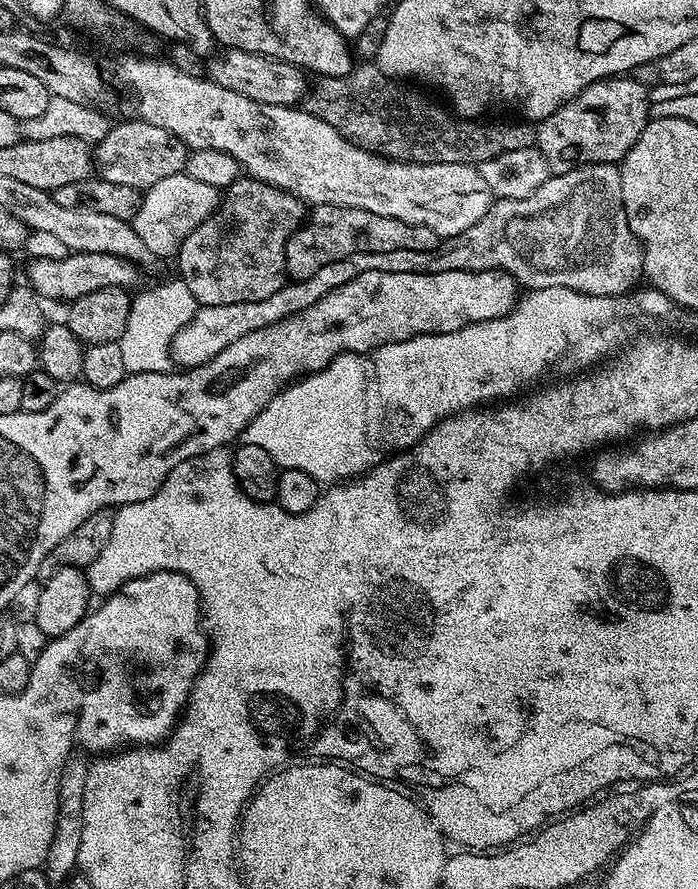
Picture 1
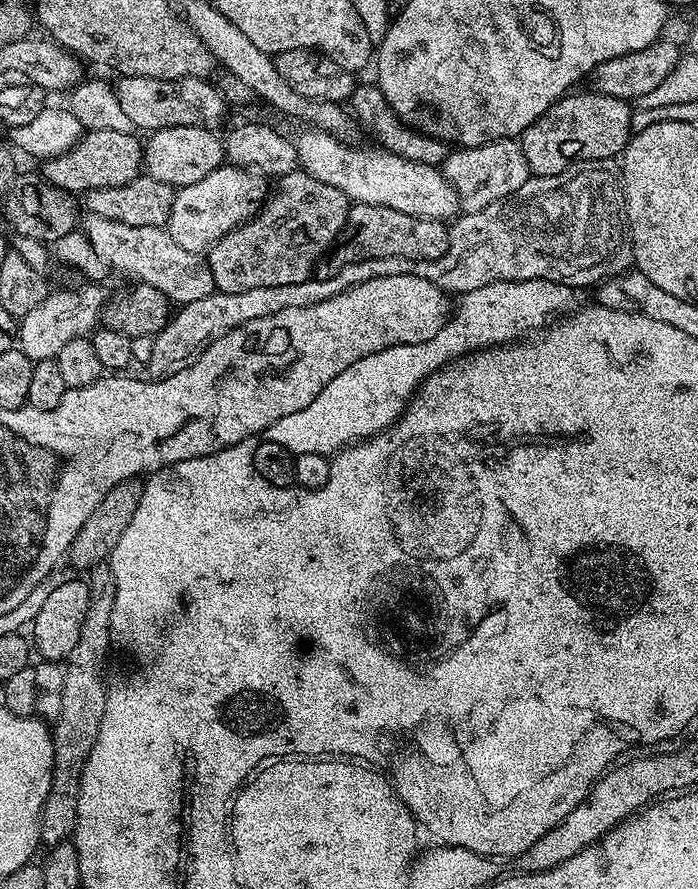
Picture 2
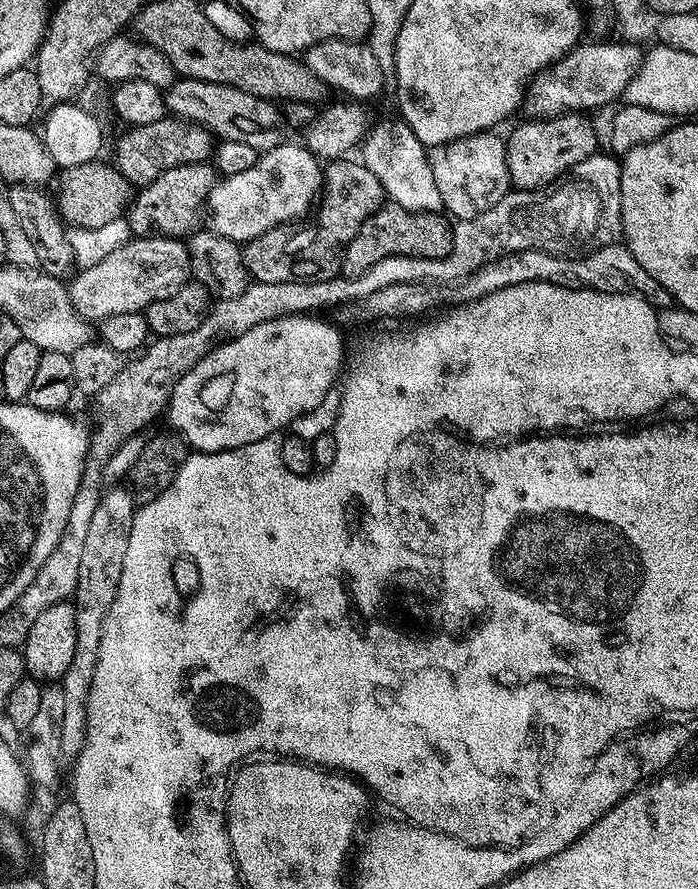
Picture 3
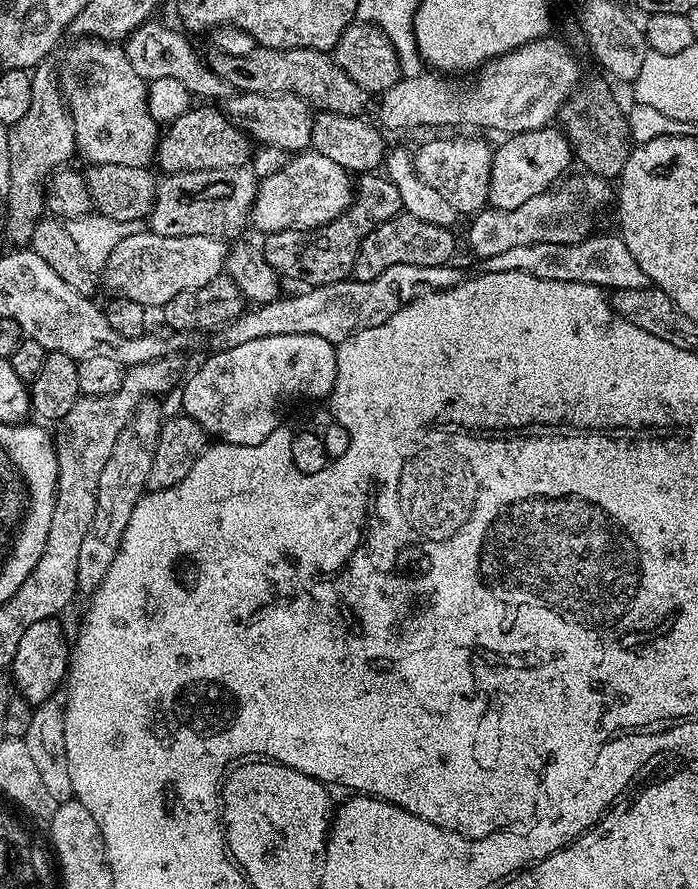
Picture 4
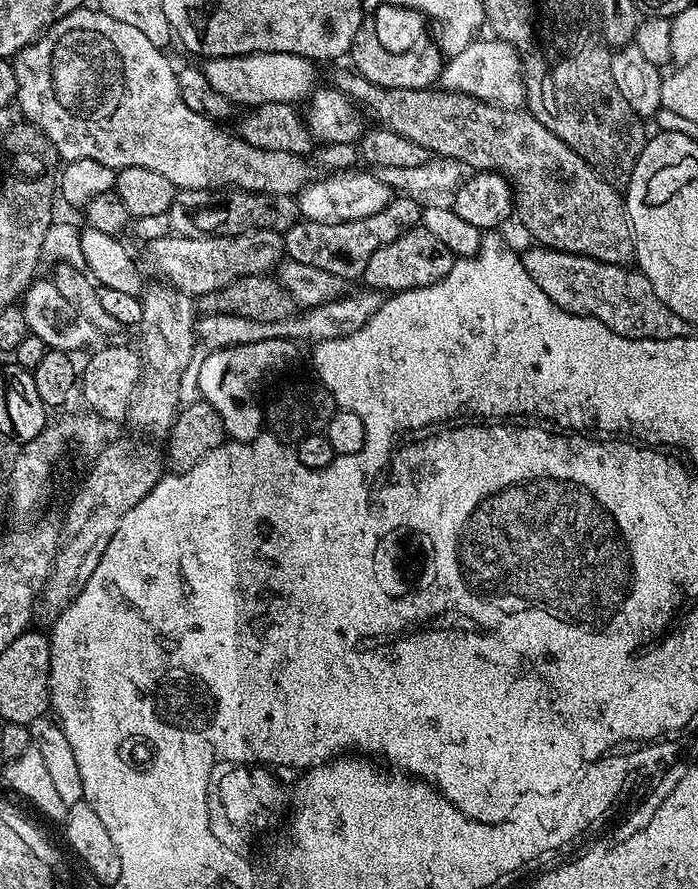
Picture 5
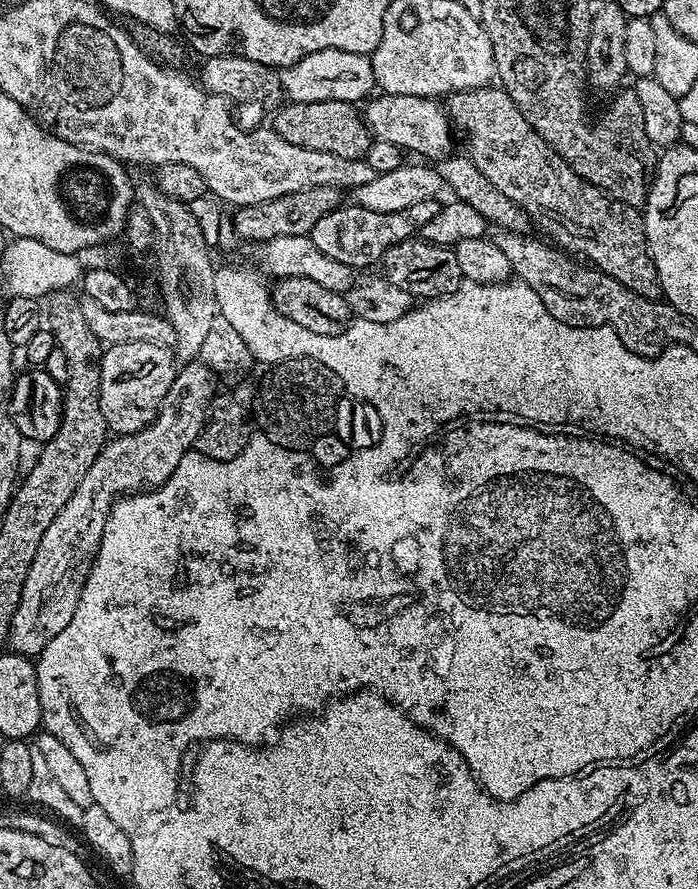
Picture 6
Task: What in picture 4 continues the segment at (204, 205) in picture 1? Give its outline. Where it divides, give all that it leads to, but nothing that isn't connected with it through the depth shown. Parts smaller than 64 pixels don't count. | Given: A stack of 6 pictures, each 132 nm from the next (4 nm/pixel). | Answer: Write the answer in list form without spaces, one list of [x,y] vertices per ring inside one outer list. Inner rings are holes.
[[[305,150],[288,159],[282,170],[259,181],[256,200],[252,204],[250,224],[260,234],[320,228],[343,214],[351,204],[353,195],[354,180],[346,169],[330,162],[329,158],[318,152]]]

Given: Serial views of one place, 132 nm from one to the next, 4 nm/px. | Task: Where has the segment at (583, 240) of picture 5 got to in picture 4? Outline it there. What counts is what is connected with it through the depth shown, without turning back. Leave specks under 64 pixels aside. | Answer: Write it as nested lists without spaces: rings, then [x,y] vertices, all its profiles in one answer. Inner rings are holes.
[[[263,46],[253,47],[253,52],[248,52],[245,56],[227,56],[224,52],[207,53],[208,66],[222,78],[229,89],[236,92],[253,92],[254,94],[294,94],[302,98],[317,113],[333,112],[334,114],[346,116],[365,115],[364,107],[370,104],[369,93],[364,91],[346,70],[342,70],[336,65],[335,59],[328,52],[320,52],[317,48],[265,48]]]

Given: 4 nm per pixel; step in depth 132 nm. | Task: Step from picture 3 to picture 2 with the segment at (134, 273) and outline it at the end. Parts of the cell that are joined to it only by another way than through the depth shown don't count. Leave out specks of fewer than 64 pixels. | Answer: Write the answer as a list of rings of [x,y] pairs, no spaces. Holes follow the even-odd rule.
[[[85,283],[85,288],[72,288],[69,292],[49,291],[48,297],[34,306],[30,314],[19,317],[18,347],[32,361],[55,360],[57,354],[66,346],[66,342],[74,342],[74,338],[88,336],[101,323],[102,313],[106,307],[104,292],[99,283]]]

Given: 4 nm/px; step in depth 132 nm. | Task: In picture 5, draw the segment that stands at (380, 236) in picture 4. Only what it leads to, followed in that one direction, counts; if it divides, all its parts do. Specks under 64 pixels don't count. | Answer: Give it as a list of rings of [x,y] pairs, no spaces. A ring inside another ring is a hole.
[[[417,226],[402,234],[402,238],[394,238],[394,242],[386,242],[386,246],[374,250],[374,254],[370,254],[370,262],[366,262],[362,280],[363,283],[368,283],[365,285],[369,289],[381,294],[414,290],[446,278],[457,258],[450,246],[445,246],[438,238],[434,238],[430,230]]]

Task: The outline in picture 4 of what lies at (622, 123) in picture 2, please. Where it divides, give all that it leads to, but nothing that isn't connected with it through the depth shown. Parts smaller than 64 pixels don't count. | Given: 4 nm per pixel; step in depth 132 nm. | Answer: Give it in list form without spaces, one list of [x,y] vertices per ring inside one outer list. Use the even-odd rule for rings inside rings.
[[[556,126],[514,132],[501,140],[504,141],[495,145],[492,154],[488,191],[488,204],[498,210],[515,210],[517,206],[522,206],[522,202],[549,191],[569,171],[567,168],[574,164],[572,143]]]

